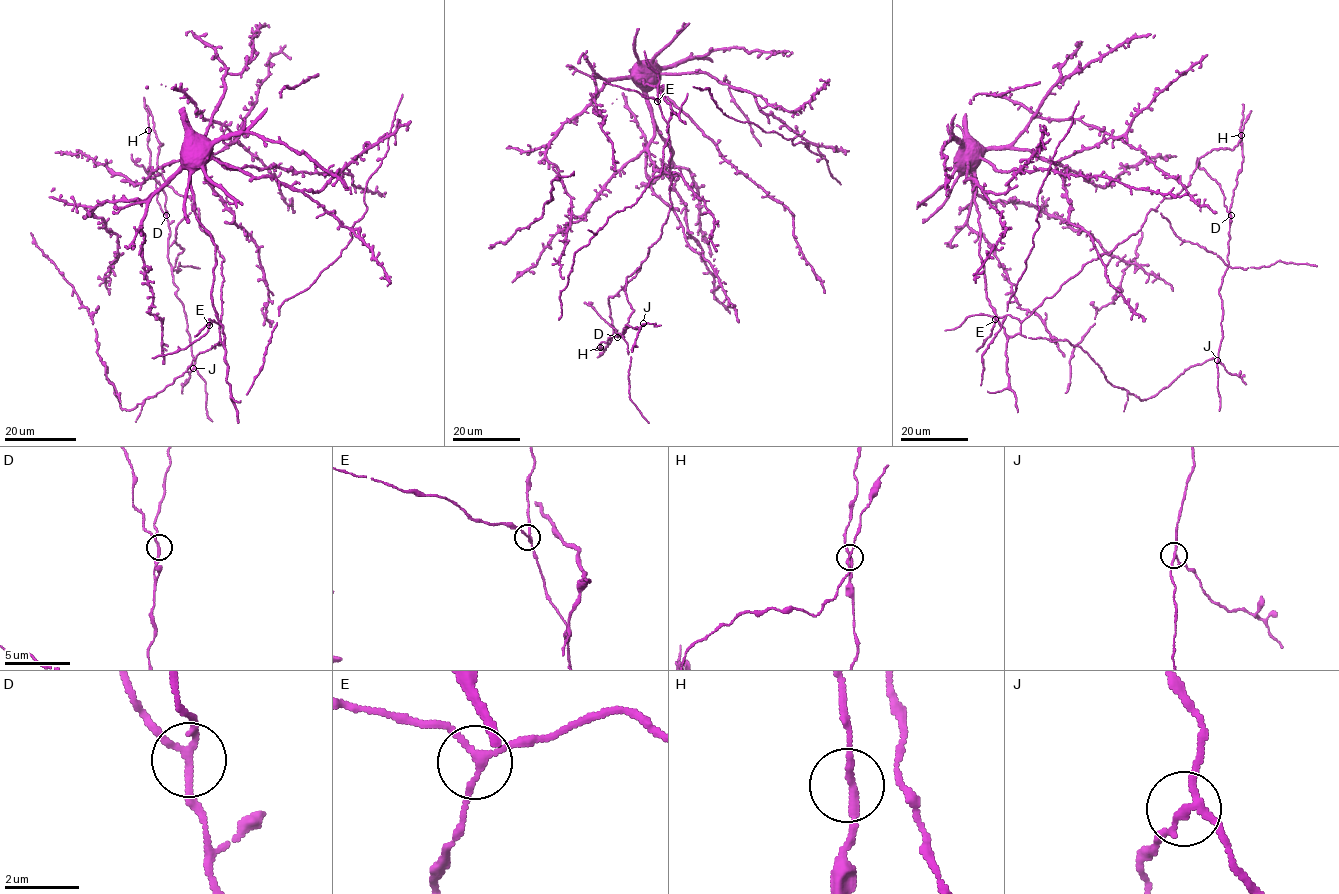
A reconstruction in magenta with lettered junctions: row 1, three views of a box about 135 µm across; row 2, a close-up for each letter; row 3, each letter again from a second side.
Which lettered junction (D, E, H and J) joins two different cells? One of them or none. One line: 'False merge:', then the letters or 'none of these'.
False merge: J

